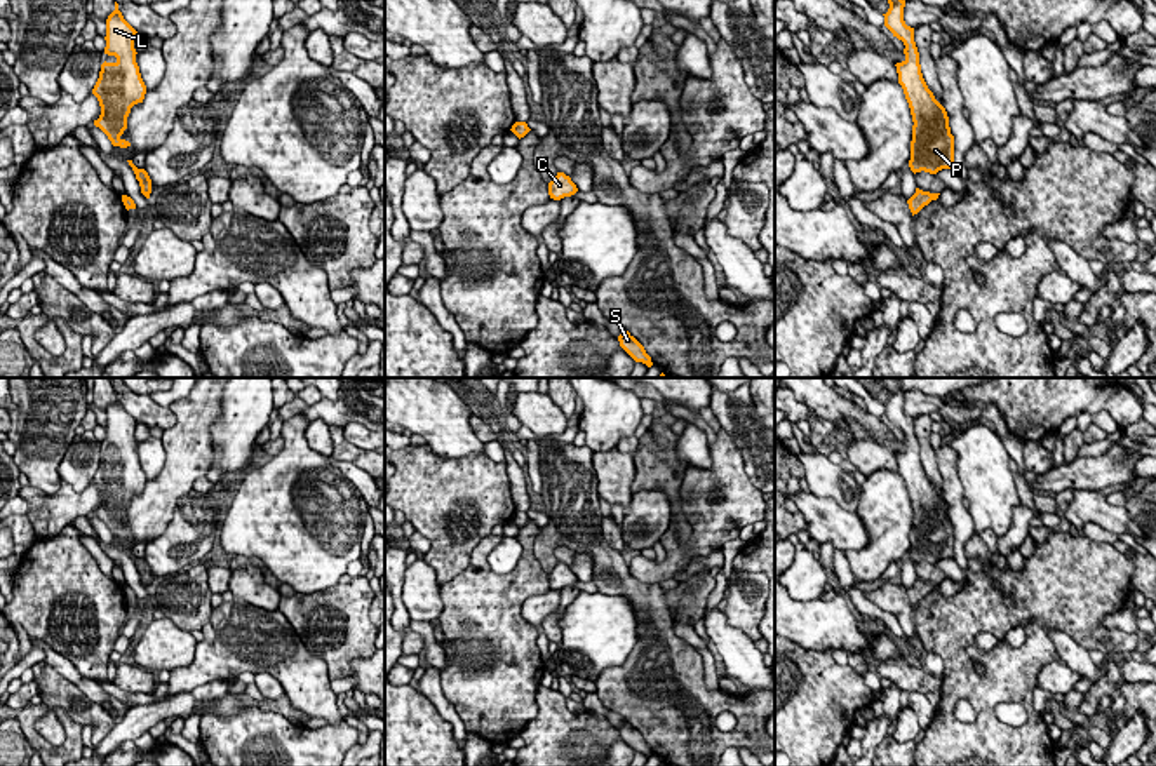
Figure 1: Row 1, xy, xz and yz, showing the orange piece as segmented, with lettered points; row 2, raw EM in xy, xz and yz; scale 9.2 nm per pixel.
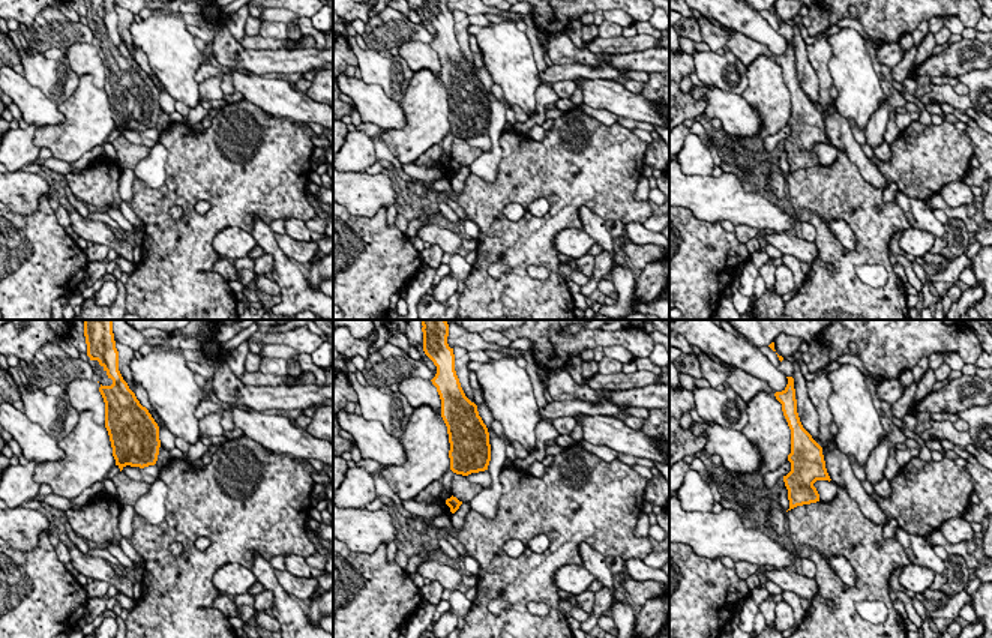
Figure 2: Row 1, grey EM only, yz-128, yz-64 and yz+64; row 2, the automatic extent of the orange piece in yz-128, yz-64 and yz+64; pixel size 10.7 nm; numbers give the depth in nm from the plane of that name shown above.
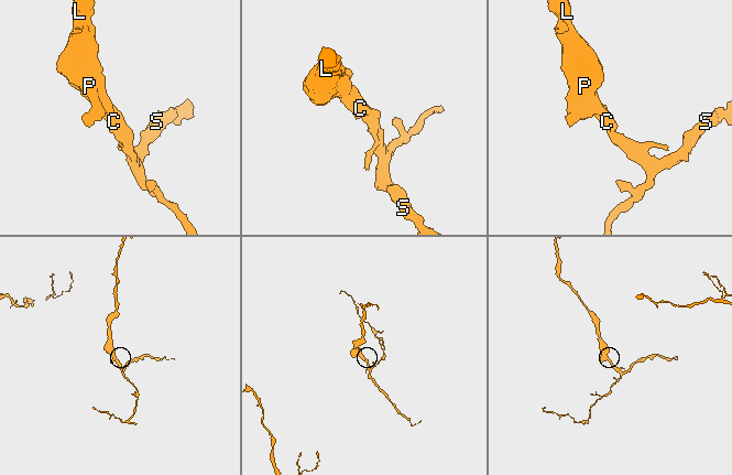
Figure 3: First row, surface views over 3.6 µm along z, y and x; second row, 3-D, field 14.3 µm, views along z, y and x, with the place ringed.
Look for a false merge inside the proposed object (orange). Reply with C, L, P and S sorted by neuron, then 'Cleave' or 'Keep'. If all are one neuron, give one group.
Groups: C L P S. Keep

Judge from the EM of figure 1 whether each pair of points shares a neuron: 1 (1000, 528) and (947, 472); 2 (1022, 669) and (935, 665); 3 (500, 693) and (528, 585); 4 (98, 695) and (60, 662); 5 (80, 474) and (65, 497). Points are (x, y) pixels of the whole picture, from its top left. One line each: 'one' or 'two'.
1: two
2: two
3: one
4: one
5: two

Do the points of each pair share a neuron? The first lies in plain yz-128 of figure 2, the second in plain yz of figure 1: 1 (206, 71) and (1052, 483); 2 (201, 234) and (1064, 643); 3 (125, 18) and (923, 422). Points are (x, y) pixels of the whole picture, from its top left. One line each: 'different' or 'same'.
1: same
2: different
3: same

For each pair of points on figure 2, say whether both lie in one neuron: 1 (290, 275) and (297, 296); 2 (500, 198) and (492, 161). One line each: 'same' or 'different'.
1: same
2: different

